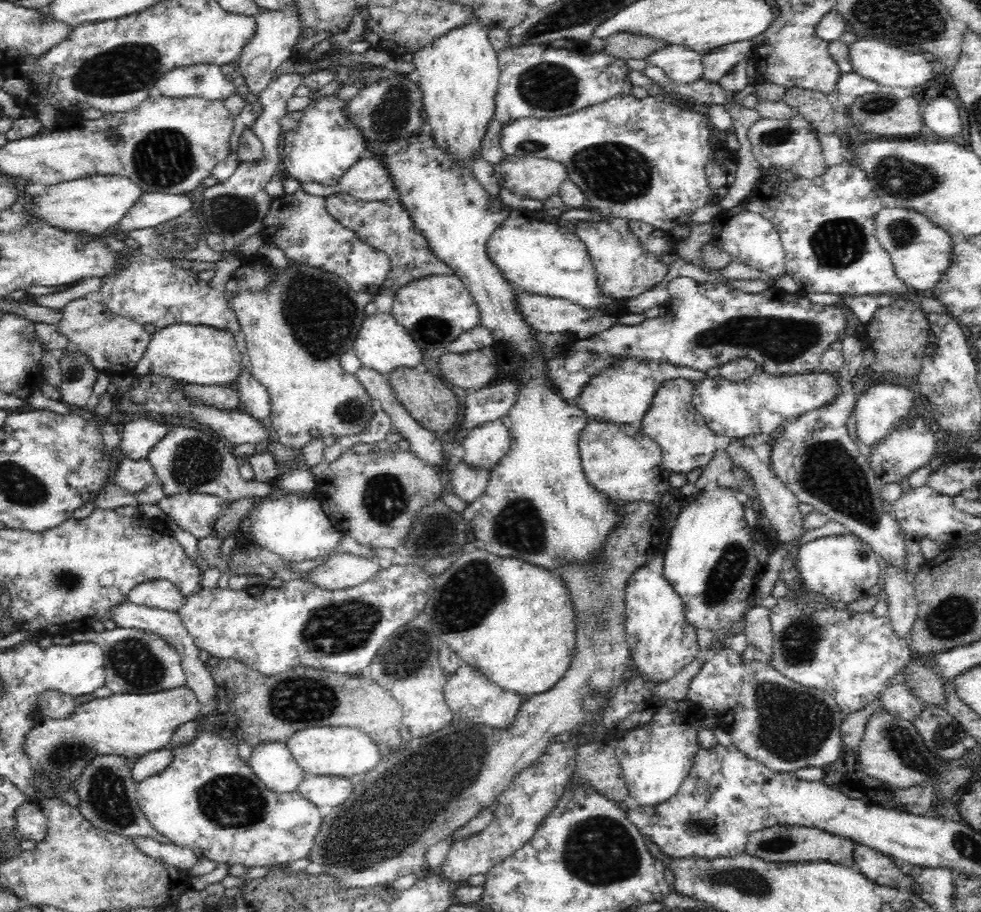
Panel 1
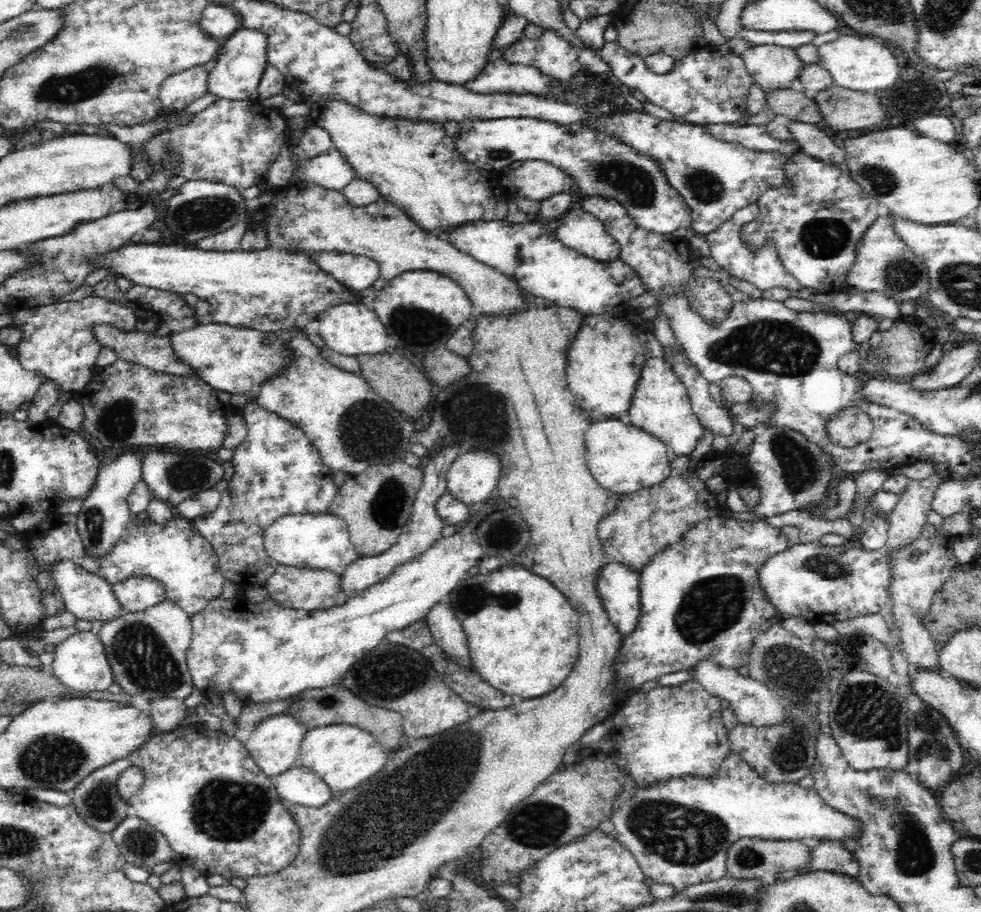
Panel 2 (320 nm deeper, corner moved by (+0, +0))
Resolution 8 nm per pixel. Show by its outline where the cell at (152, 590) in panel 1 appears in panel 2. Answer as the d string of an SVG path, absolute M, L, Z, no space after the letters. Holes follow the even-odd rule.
M154 577L128 578L112 589L127 613L143 612L167 600L165 586Z

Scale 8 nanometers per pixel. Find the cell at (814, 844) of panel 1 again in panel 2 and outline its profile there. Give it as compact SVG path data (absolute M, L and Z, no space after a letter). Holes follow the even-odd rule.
M742 837L730 846L726 854L726 870L730 877L746 880L772 882L781 873L802 871L810 861L812 843L805 840L764 840Z

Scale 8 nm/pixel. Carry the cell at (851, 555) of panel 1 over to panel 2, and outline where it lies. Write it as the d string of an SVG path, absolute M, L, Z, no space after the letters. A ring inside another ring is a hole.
M850 539L838 546L822 545L819 541L790 545L787 550L776 554L762 566L759 580L764 587L764 593L776 606L780 616L790 615L802 618L812 616L813 618L828 617L833 620L848 620L887 610L892 572L888 569L883 552L867 550L860 546L857 539Z

